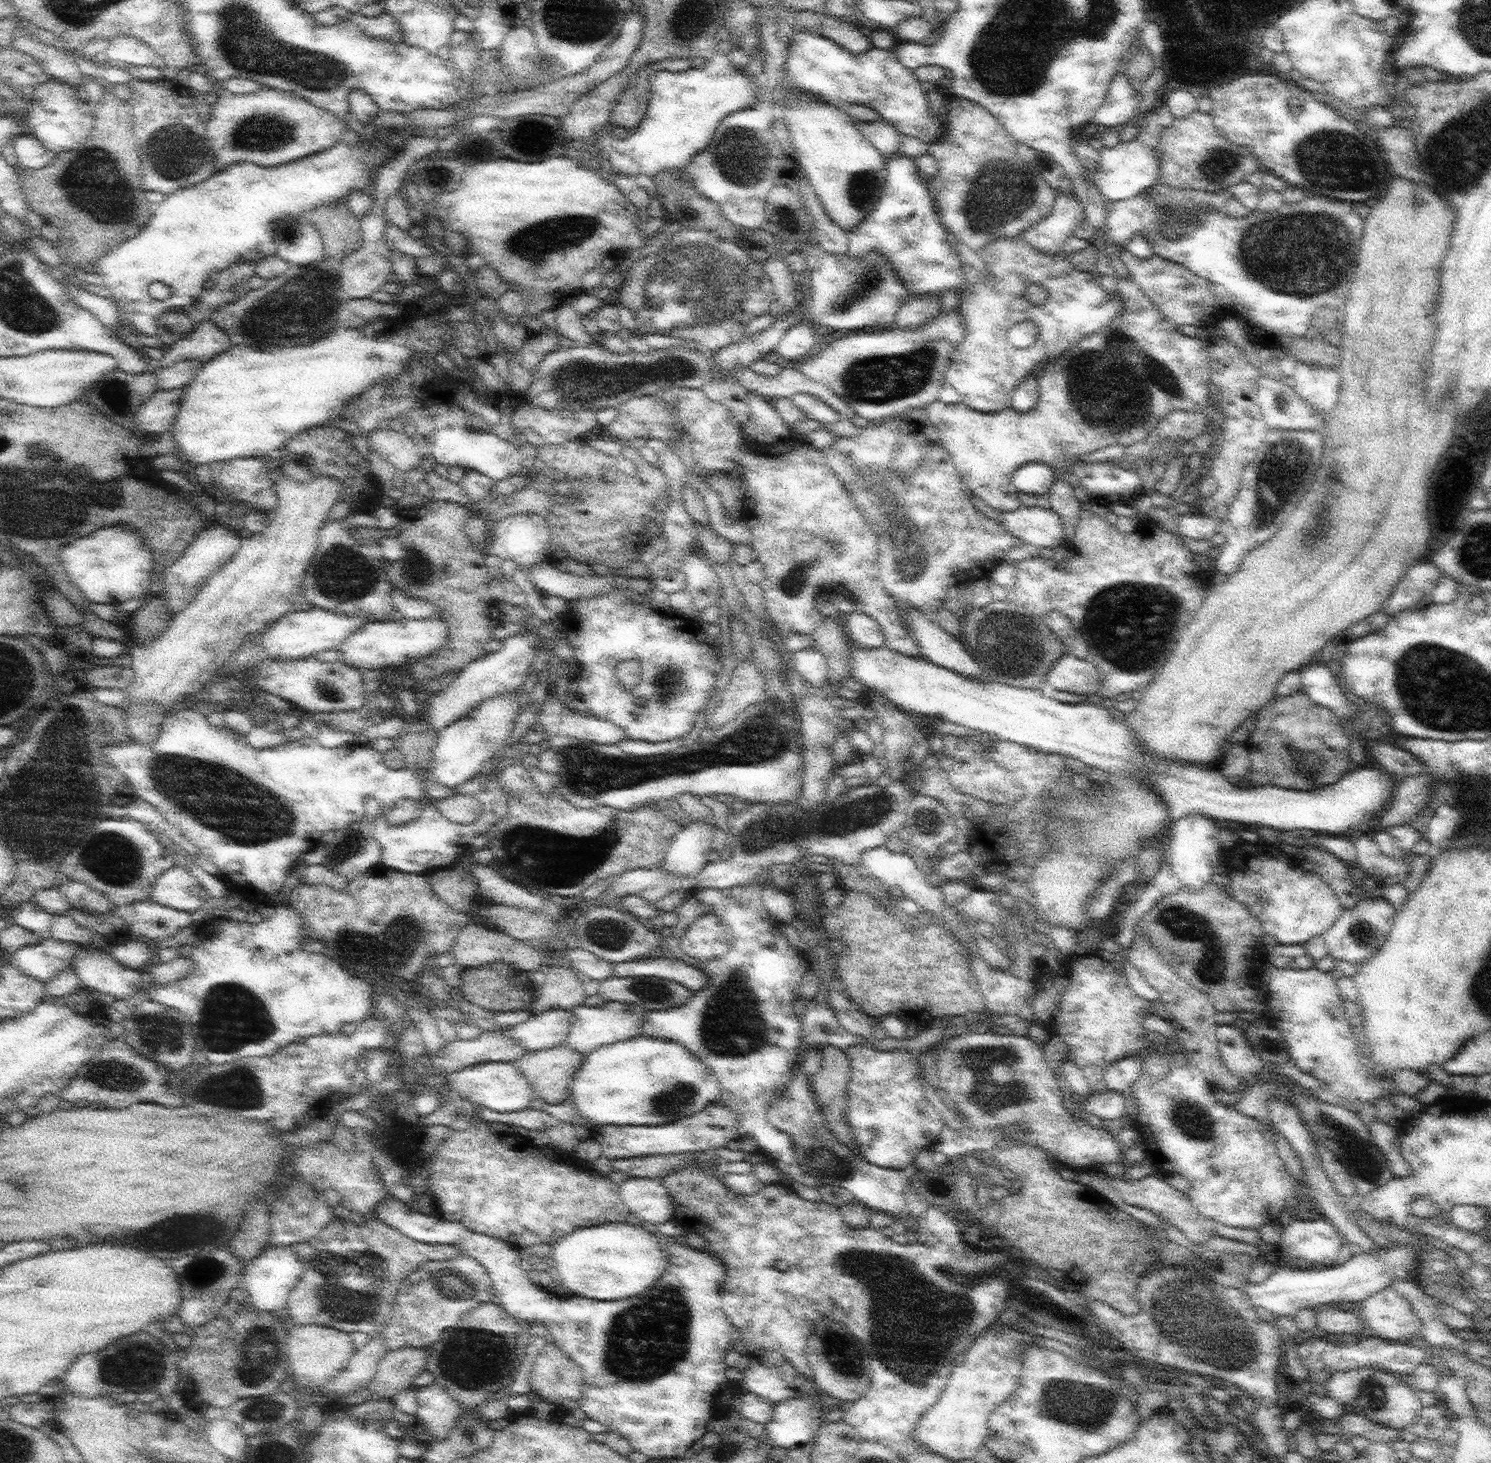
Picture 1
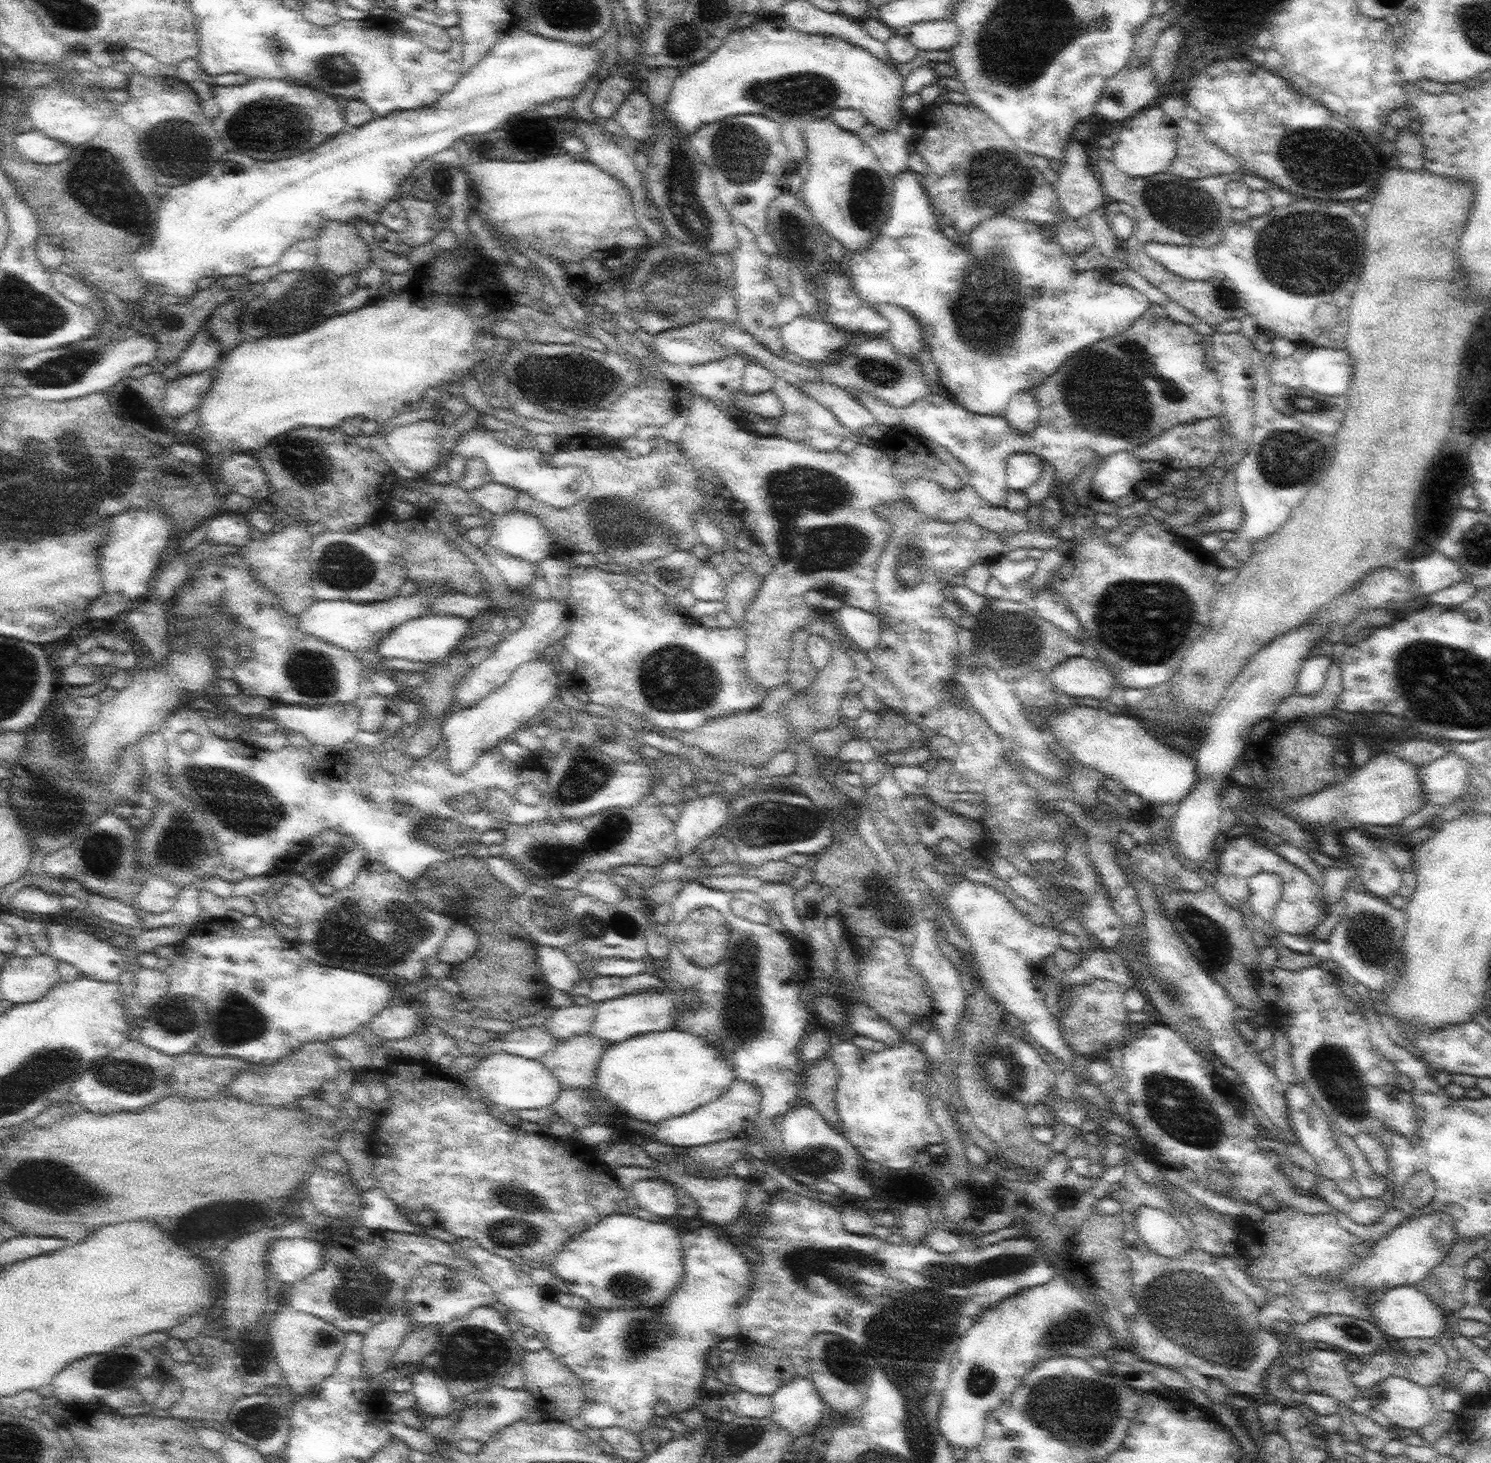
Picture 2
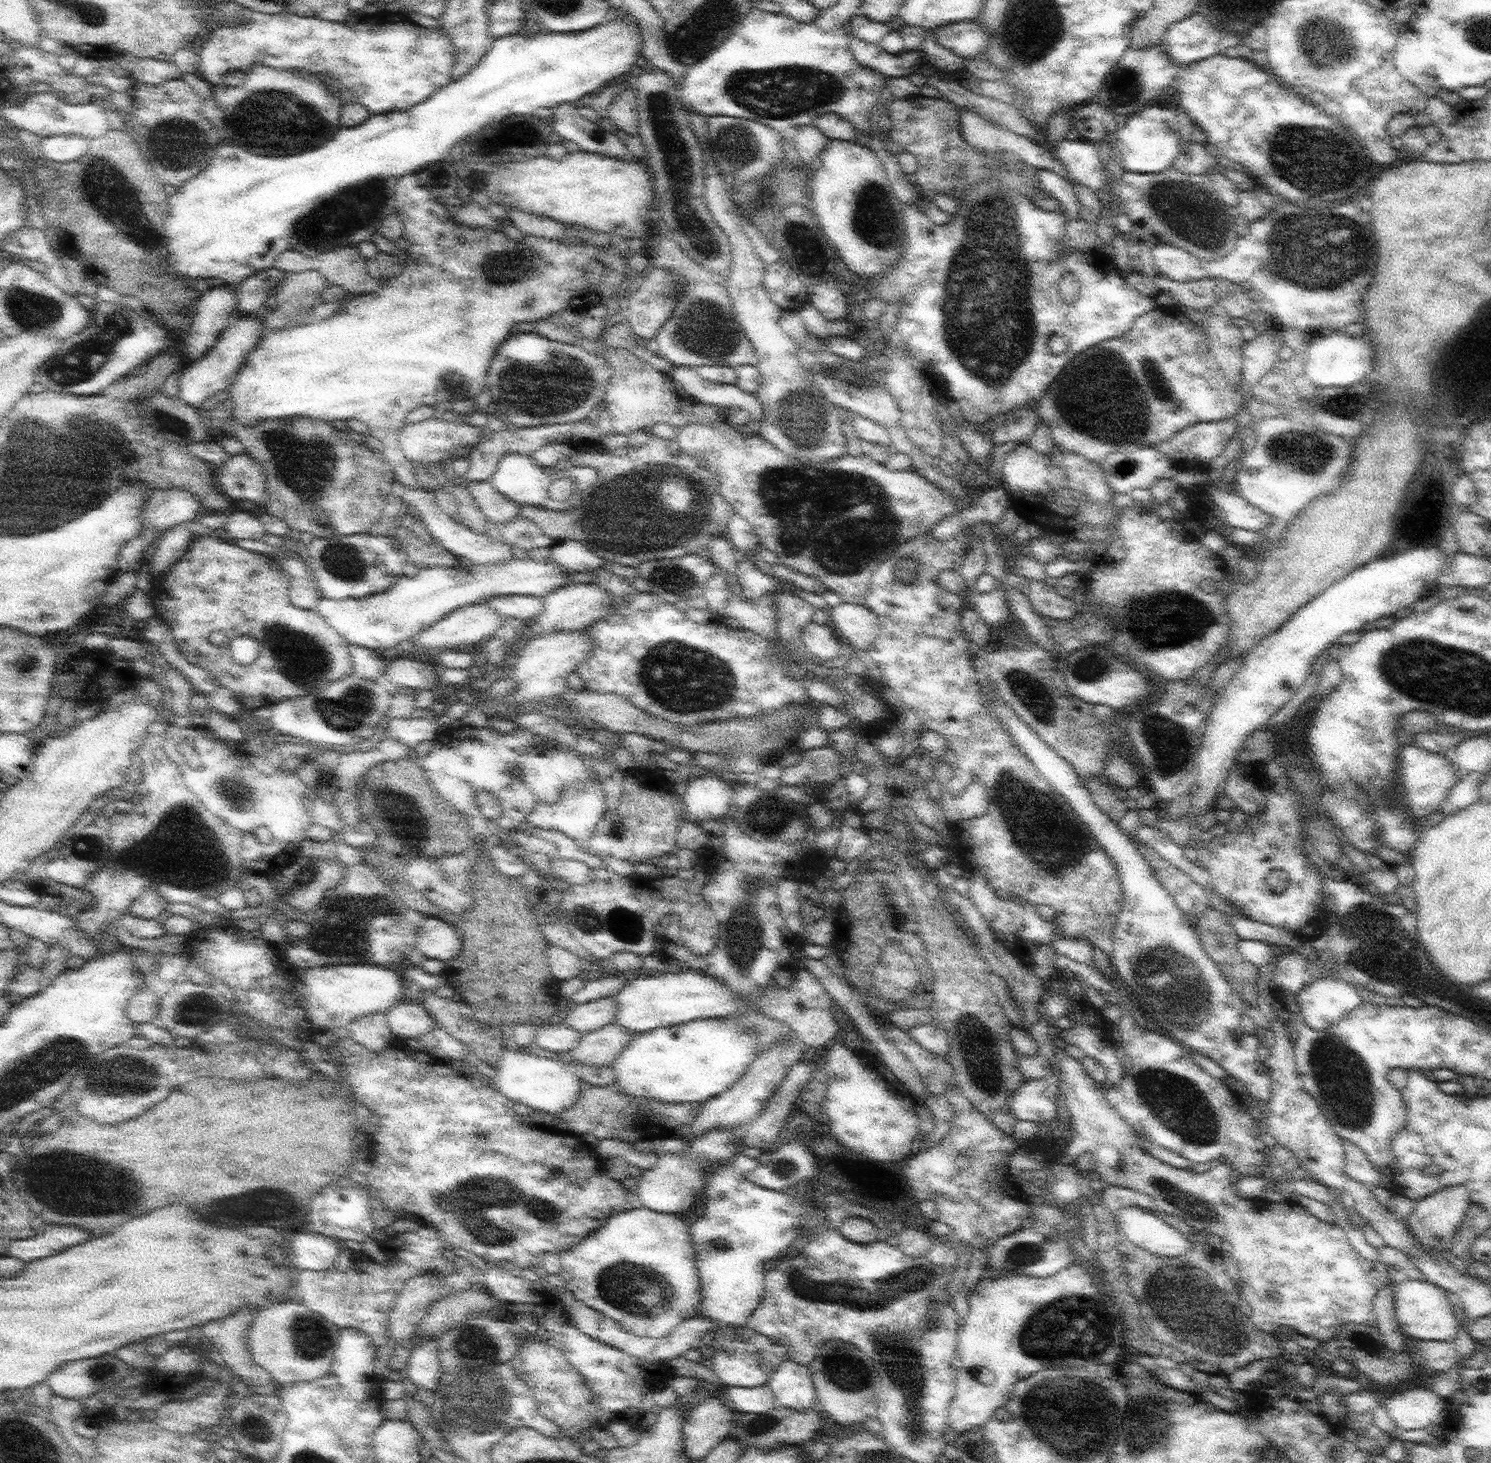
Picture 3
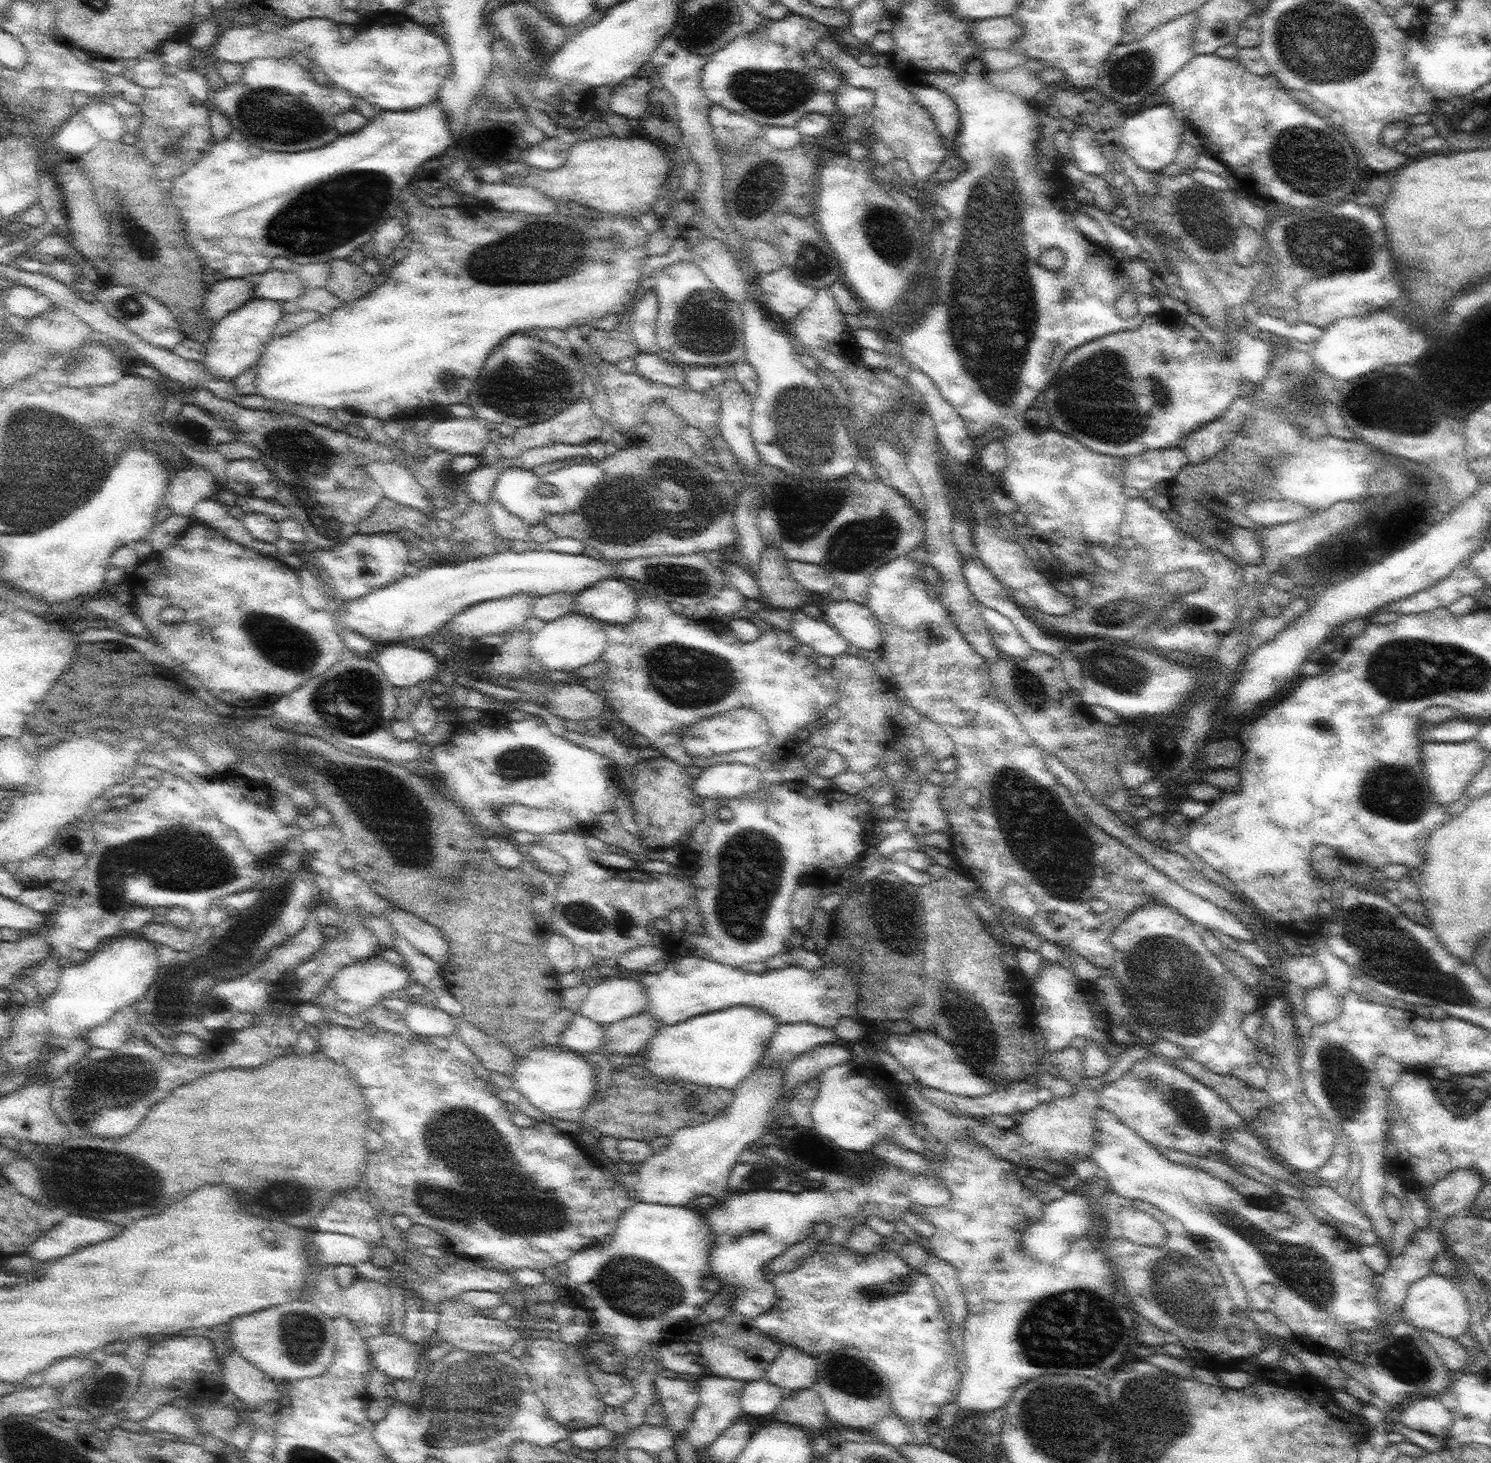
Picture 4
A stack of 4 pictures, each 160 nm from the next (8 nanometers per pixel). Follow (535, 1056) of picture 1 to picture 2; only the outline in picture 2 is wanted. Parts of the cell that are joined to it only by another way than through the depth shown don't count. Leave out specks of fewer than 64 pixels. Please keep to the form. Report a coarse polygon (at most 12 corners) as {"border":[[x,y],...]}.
{"border":[[588,1033],[540,1058],[562,1090],[594,1092],[611,1042]]}

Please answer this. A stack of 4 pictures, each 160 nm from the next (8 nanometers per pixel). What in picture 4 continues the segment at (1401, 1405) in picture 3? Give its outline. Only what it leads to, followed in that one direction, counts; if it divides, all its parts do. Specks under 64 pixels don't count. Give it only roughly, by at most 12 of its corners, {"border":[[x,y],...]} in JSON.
{"border":[[1436,1398],[1410,1404],[1402,1423],[1444,1440],[1454,1419]]}

